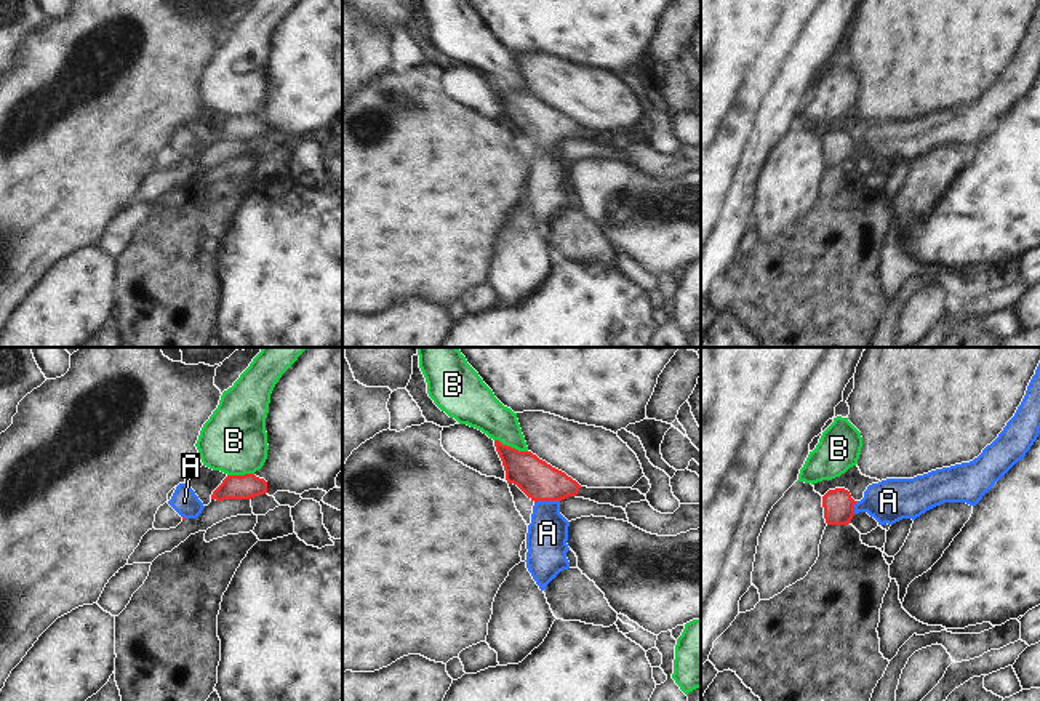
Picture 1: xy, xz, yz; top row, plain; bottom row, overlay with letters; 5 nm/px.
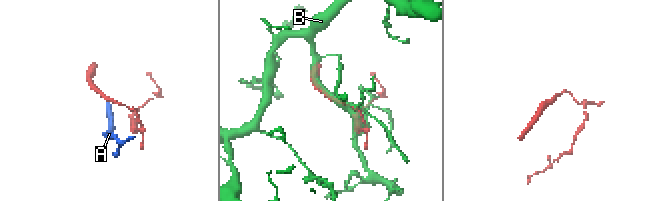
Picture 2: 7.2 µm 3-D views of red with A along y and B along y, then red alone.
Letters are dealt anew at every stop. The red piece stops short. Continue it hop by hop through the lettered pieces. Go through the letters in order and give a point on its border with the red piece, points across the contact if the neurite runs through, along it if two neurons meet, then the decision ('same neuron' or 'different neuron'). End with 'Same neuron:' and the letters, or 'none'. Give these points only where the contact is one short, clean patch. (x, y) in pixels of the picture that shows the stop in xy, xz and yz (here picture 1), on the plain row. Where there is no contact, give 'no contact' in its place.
A: xz (546, 141) | across xz (535, 119), (546, 130), (546, 141), (548, 175) | same neuron
B: xz (511, 88) | different neuron
Same neuron: A

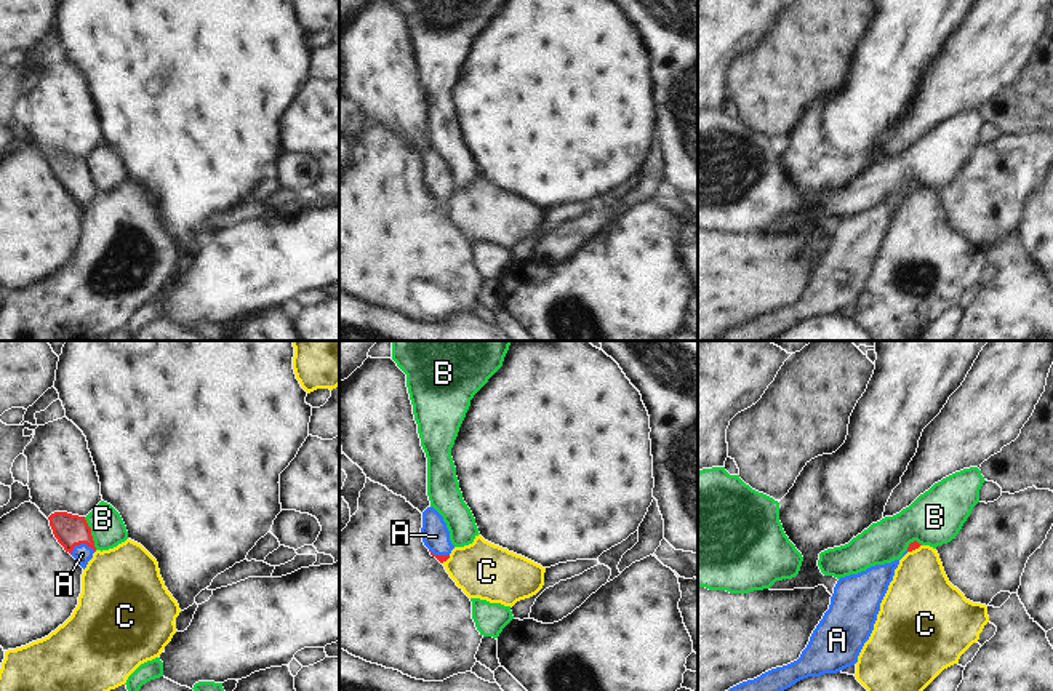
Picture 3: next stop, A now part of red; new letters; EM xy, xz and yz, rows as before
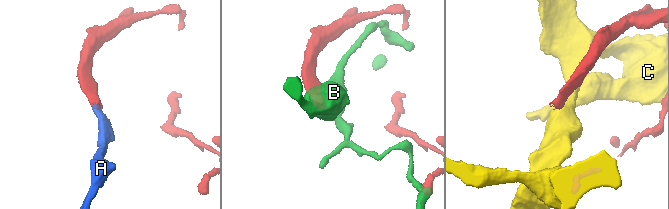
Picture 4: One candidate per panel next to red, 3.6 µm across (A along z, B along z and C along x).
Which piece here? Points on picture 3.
A: xy (80, 184) | across xy (71, 171), (80, 184), (82, 195) | same neuron
B: xy (90, 175) | different neuron
C: yz (914, 191) | along yz (920, 186), (908, 194) | different neuron
Same neuron: A

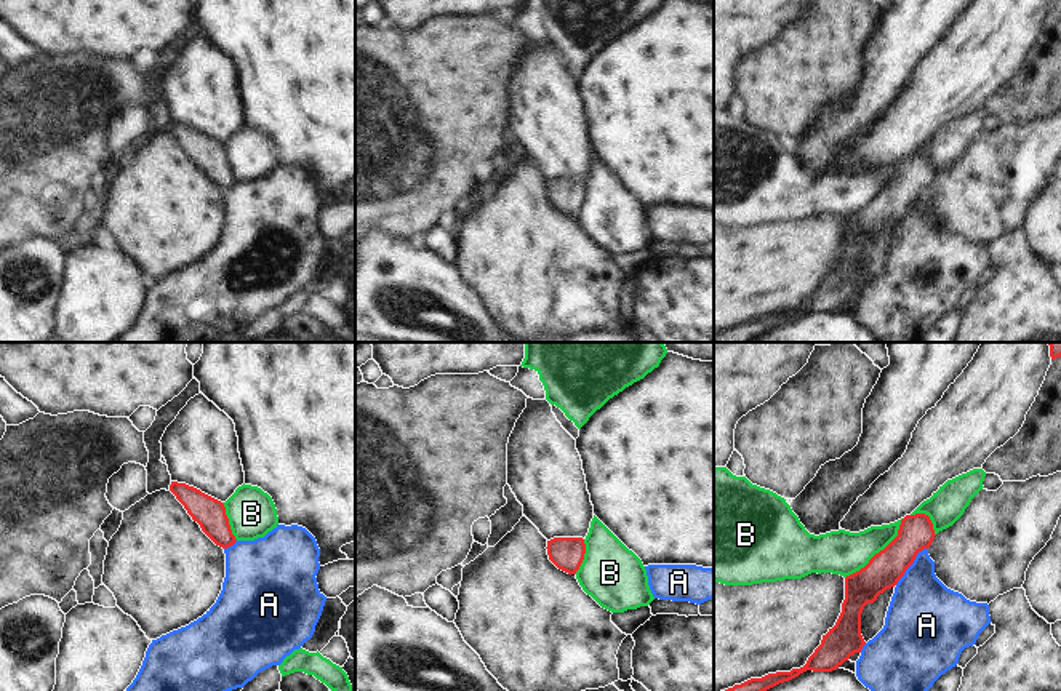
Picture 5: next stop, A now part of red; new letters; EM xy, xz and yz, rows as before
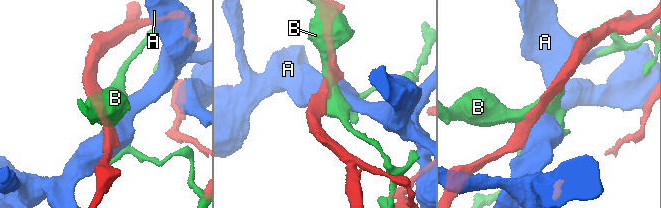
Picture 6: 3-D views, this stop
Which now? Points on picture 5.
A: yz (911, 205) | different neuron
B: yz (880, 192) | different neuron
Same neuron: none

